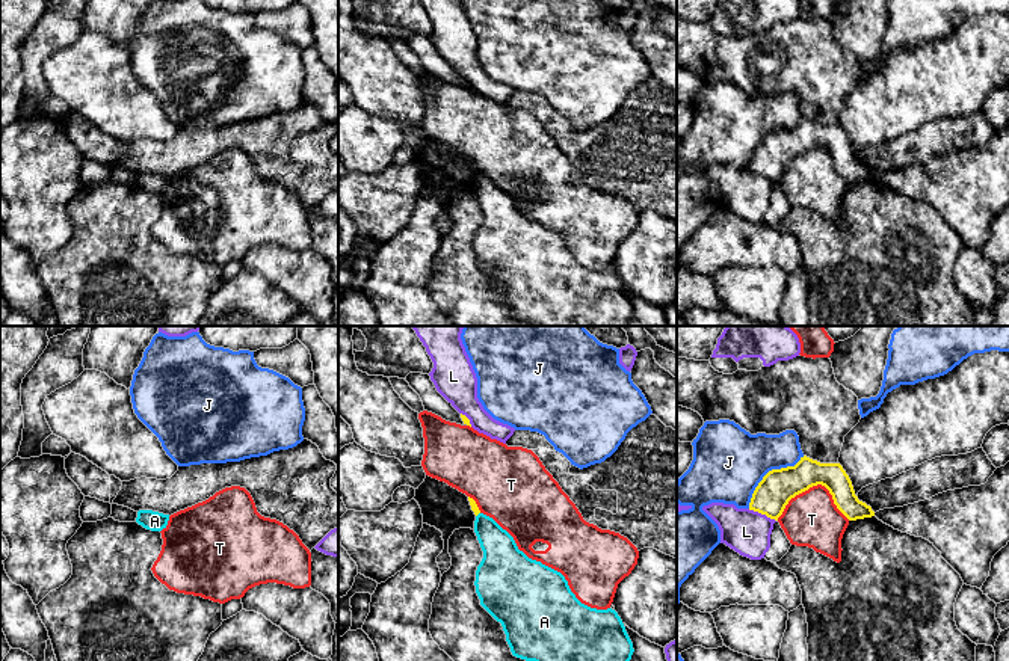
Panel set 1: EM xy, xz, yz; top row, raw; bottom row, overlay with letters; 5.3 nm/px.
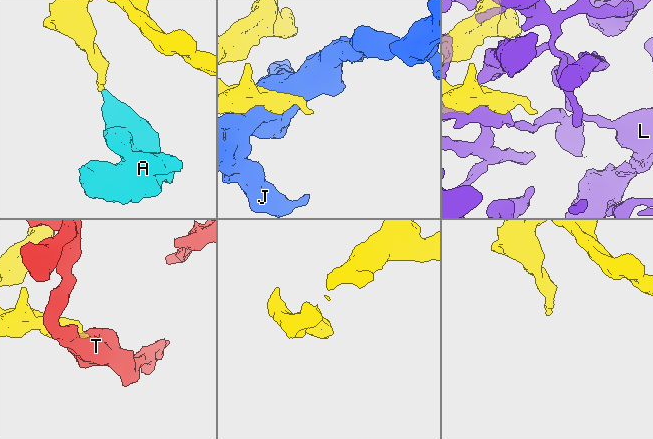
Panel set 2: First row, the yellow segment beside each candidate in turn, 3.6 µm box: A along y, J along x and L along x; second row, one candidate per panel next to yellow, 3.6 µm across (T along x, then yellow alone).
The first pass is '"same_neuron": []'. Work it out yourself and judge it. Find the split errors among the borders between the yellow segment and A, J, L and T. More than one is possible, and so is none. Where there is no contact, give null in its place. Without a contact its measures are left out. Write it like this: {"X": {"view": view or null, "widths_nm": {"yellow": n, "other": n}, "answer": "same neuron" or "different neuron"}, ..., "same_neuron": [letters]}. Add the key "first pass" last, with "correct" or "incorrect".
{"A": {"view": "xz", "widths_nm": {"yellow": 40, "other": 190}, "answer": "different neuron"}, "J": {"view": "yz", "widths_nm": {"yellow": 190, "other": 380}, "answer": "different neuron"}, "L": {"view": "yz", "widths_nm": {"yellow": 190, "other": 240}, "answer": "different neuron"}, "T": {"view": "yz", "widths_nm": {"yellow": 190, "other": 300}, "answer": "different neuron"}, "same_neuron": [], "first pass": "correct"}

